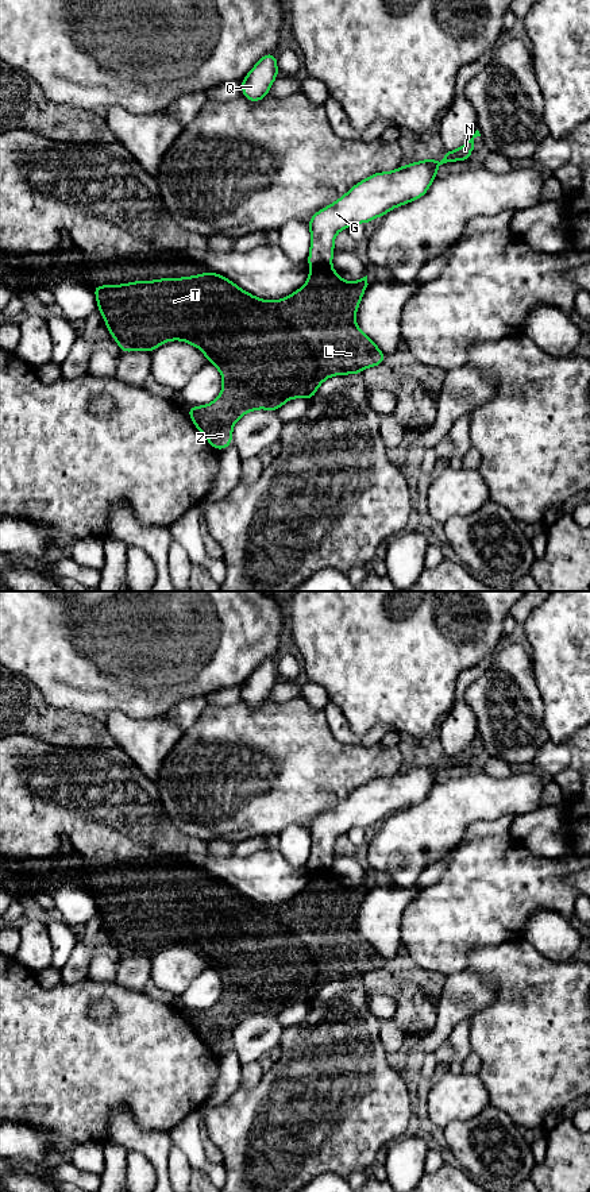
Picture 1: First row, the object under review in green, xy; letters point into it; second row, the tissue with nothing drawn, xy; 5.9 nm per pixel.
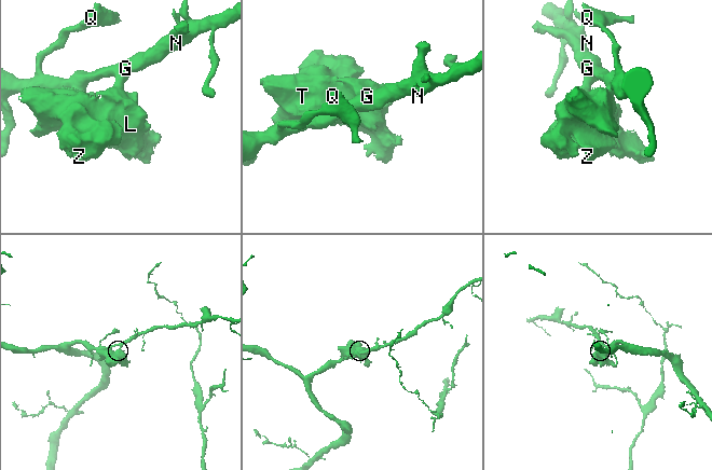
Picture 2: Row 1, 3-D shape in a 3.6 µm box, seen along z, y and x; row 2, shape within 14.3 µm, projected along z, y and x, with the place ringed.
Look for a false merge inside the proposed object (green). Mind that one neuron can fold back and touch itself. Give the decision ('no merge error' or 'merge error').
merge error

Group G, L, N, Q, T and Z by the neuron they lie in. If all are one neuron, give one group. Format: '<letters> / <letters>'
G N Q / L T Z

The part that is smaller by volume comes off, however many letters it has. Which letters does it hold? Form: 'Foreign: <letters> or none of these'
Foreign: L, T, Z

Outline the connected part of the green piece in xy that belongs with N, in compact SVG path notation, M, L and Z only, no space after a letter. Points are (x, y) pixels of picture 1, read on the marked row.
M478 130L458 150L444 150L440 162L428 158L400 166L394 171L374 173L355 184L333 204L317 211L308 223L311 228L308 265L311 267L331 267L333 242L339 231L354 223L367 224L375 217L385 216L396 207L423 197L435 180L440 165L468 161L477 136L481 136Z

